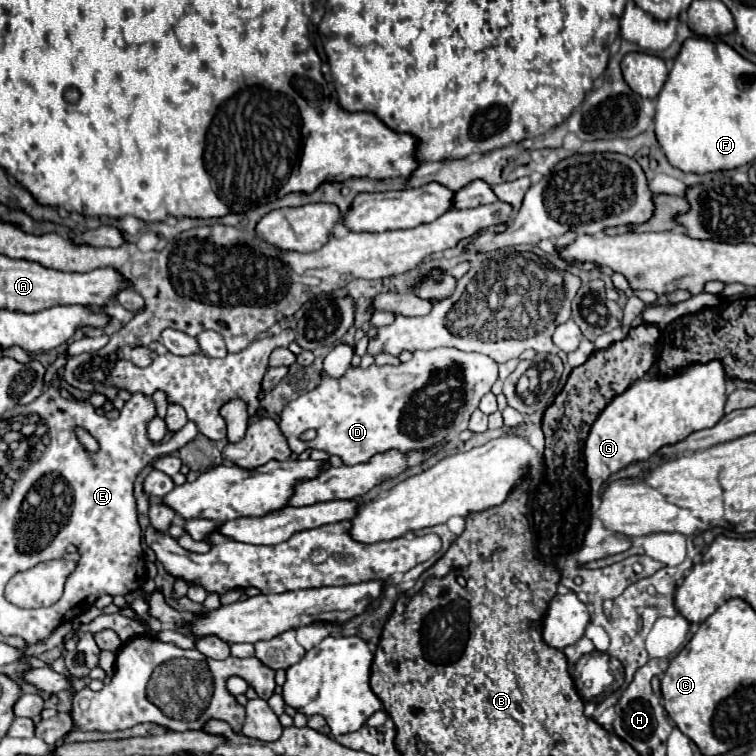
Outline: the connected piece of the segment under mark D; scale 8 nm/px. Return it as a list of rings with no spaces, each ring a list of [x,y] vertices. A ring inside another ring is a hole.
[[[439,347],[439,349],[429,349],[429,351],[415,351],[415,353],[413,353],[413,359],[407,361],[407,363],[401,363],[399,367],[391,367],[391,365],[381,365],[381,367],[379,367],[379,365],[375,365],[375,363],[369,365],[367,369],[363,369],[363,367],[349,367],[349,369],[343,373],[343,377],[339,377],[339,379],[329,377],[325,371],[321,371],[321,383],[319,383],[315,389],[307,391],[305,395],[299,395],[297,399],[293,399],[293,401],[289,401],[287,405],[283,405],[279,429],[281,429],[281,433],[285,435],[285,439],[287,439],[289,447],[291,447],[291,451],[297,453],[297,455],[303,453],[303,451],[309,447],[309,449],[325,451],[325,453],[329,453],[329,455],[339,455],[339,457],[345,461],[345,465],[355,465],[355,463],[363,463],[363,459],[371,459],[371,455],[375,455],[375,453],[379,453],[379,451],[391,449],[391,447],[399,447],[399,451],[411,451],[411,449],[415,449],[415,447],[431,447],[431,443],[435,443],[435,439],[447,439],[447,441],[457,439],[457,435],[467,429],[471,411],[475,411],[475,409],[479,407],[481,397],[483,397],[487,391],[491,391],[491,385],[495,383],[495,379],[497,379],[497,363],[495,363],[491,357],[481,355],[481,353],[465,353],[465,351],[459,351],[459,349],[455,349],[455,347]],[[307,429],[313,429],[313,431],[315,431],[315,437],[313,437],[311,441],[303,441],[303,439],[301,439],[301,435],[303,435]]]

